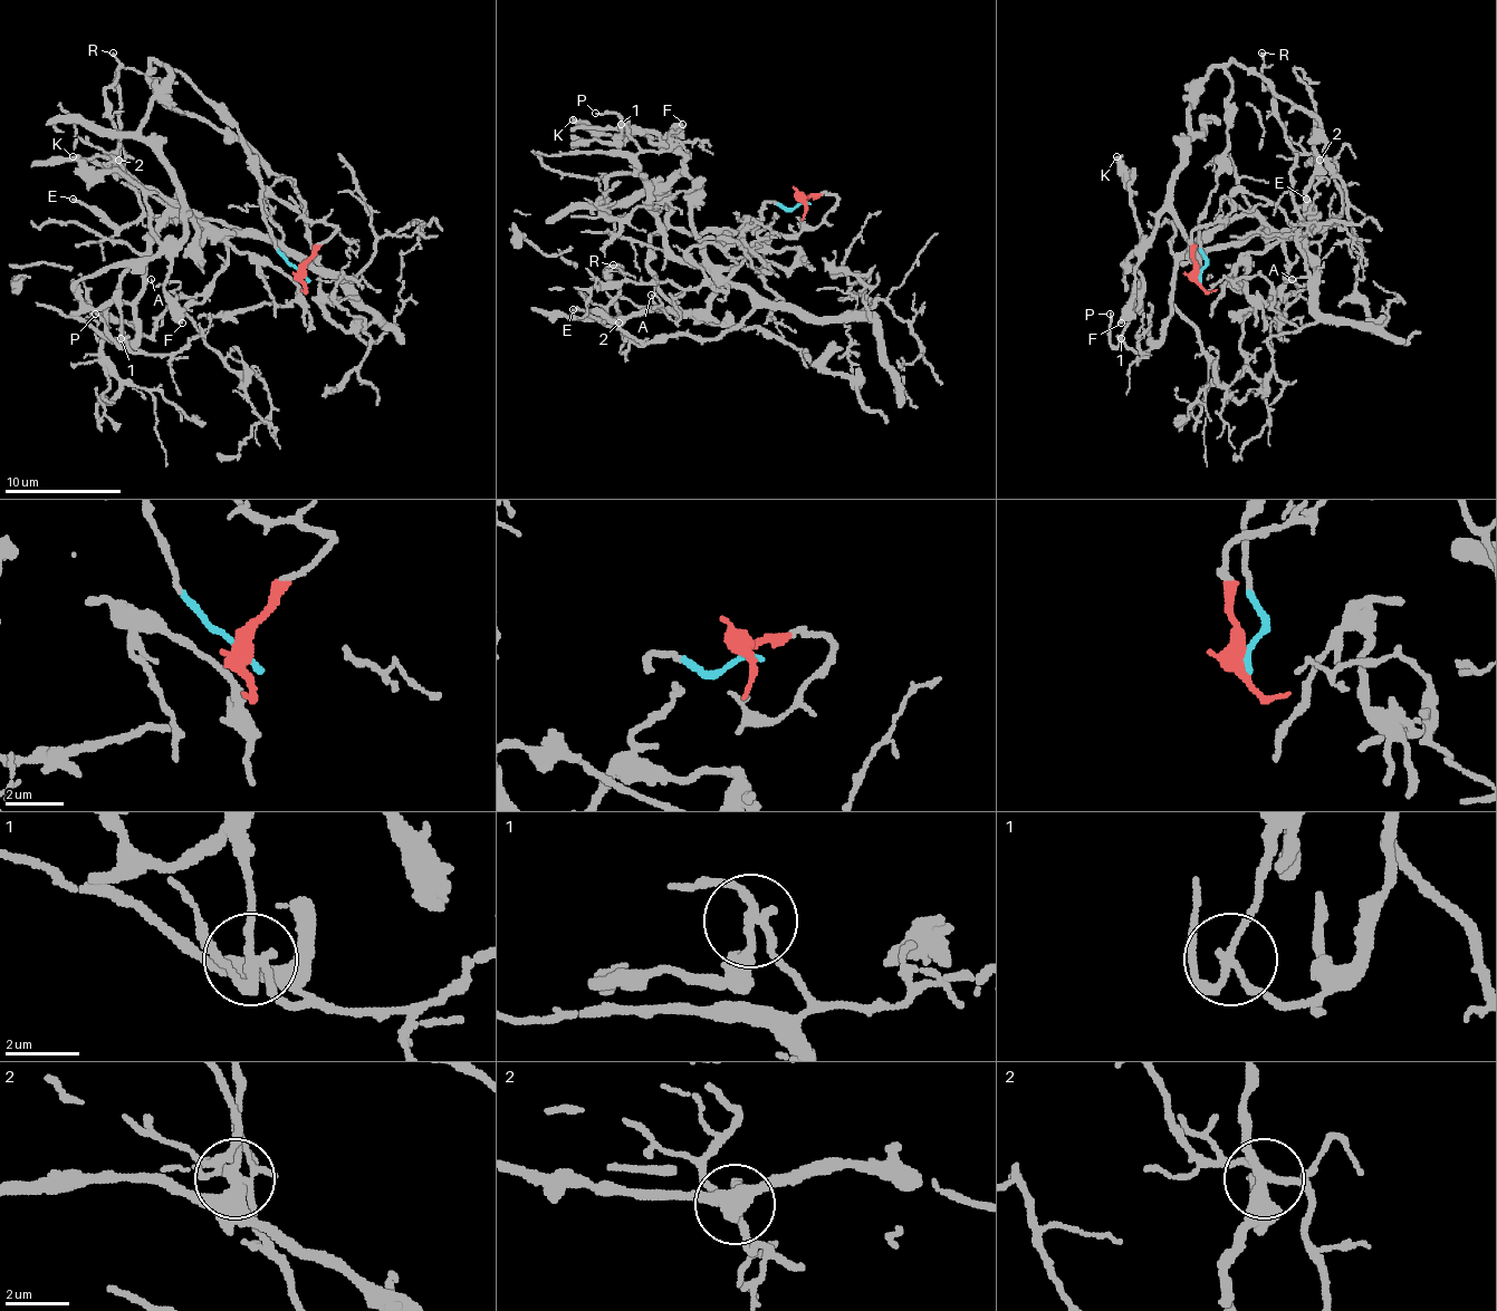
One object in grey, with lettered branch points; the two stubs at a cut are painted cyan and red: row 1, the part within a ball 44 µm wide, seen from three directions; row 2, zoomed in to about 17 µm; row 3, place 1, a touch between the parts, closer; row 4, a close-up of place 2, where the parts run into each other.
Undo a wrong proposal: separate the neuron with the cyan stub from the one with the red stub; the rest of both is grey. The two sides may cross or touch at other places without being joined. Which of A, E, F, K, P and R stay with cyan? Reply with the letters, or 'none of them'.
F, K, P

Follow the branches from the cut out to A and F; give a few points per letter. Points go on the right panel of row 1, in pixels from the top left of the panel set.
A: (1200, 276), (1191, 234), (1241, 193), (1264, 196), (1296, 234), (1285, 234), (1285, 296), (1317, 281), (1291, 278)
F: (1200, 276), (1200, 223), (1226, 147), (1232, 83), (1218, 68), (1191, 100), (1191, 138), (1121, 323)

